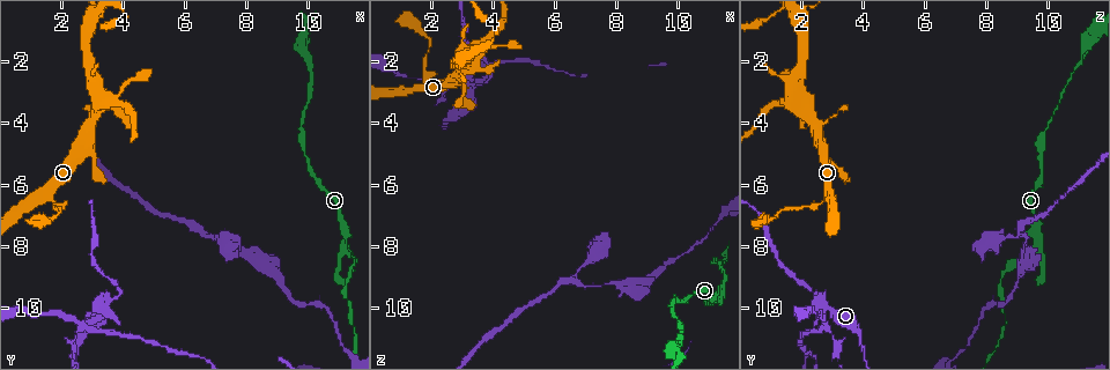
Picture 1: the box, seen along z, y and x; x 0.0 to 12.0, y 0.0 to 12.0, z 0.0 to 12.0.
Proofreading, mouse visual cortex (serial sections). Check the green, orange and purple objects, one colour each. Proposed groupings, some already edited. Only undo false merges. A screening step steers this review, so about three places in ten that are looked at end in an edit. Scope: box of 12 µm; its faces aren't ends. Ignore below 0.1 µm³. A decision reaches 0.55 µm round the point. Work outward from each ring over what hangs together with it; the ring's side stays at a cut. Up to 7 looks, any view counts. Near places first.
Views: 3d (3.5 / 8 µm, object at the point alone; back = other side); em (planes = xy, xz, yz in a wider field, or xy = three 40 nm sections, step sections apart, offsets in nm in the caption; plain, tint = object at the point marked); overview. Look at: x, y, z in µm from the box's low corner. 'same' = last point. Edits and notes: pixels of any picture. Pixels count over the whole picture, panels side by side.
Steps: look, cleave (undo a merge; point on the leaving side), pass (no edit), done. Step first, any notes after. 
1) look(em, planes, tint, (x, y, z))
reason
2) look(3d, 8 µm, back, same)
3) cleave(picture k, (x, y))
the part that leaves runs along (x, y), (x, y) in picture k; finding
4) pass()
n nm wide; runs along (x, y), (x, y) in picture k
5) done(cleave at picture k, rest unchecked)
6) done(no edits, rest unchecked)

look(3d, 3.5 µm, back, (11.4, 8.3, 9.7))

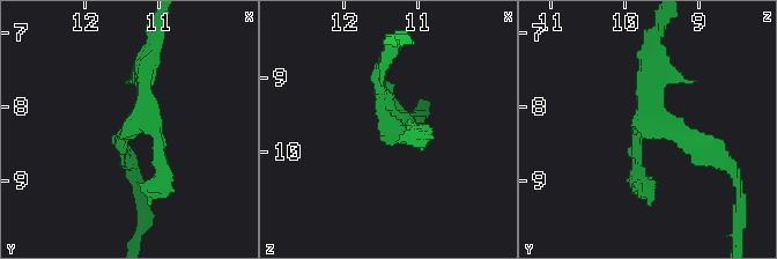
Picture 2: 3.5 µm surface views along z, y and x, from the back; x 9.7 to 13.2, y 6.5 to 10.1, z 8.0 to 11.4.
look(em, planes, tint, (11.35, 8.30, 9.65))

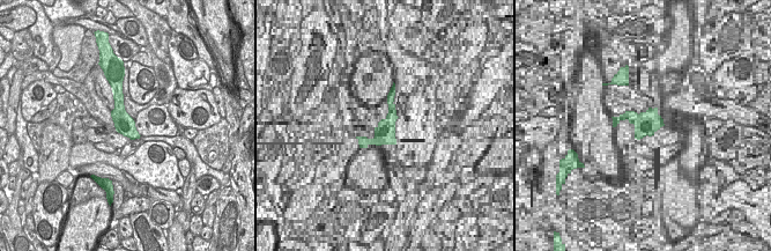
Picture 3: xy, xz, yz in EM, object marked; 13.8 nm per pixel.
pass()
runs along (648, 57), (650, 127), (715, 153) in picture 2; one cell here

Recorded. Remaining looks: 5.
look(3d, 3.5 µm, back, (1.8, 6.7, 2.7))
sharp bend

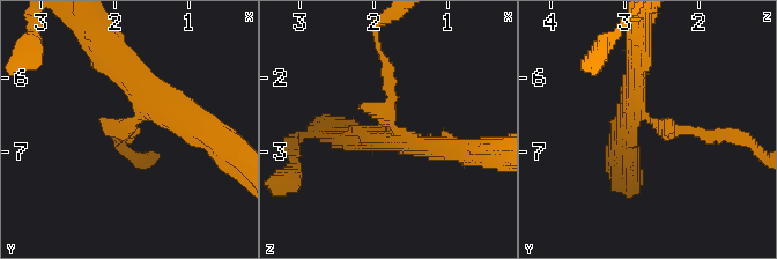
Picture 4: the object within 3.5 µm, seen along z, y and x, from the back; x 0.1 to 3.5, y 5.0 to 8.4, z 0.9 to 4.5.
look(em, xy, step 5, tint, (1.80, 6.60, 2.60))
arms of 150, 300 nm; now the EM

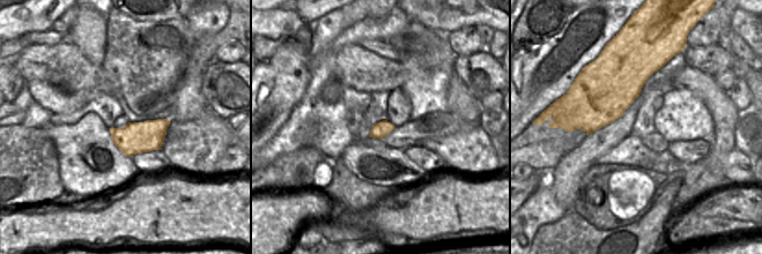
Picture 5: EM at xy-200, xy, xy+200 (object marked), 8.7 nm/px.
pass()
runs along (638, 58), (650, 121), (722, 132) in picture 4; continuous, no second cell

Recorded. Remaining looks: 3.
look(3d, 3.5 µm, (3.9, 9.6, 2.6))
sharp bend

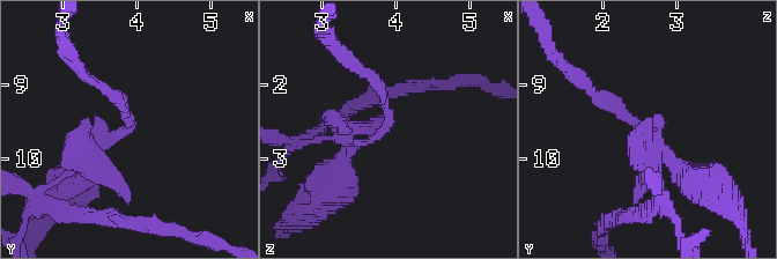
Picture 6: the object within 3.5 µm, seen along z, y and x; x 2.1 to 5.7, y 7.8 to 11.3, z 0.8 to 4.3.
look(em, planes, tint, (3.90, 9.55, 2.55))
need the tissue

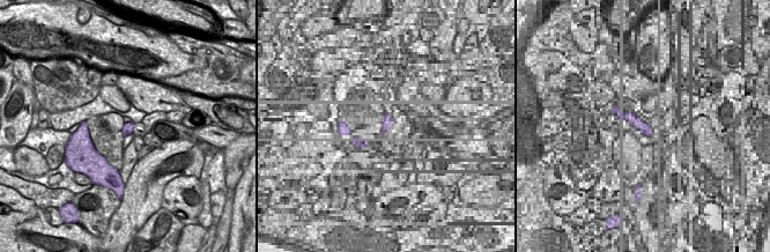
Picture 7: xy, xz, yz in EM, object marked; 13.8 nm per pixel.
cleave(picture 6, (65, 160))
arms of 200, 200 nm; the part that leaves runs along (346, 146), (339, 139), (289, 139) in picture 6; a second cell is stuck on

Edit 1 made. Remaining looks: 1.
done(cleave at picture 6, rest unchecked)

